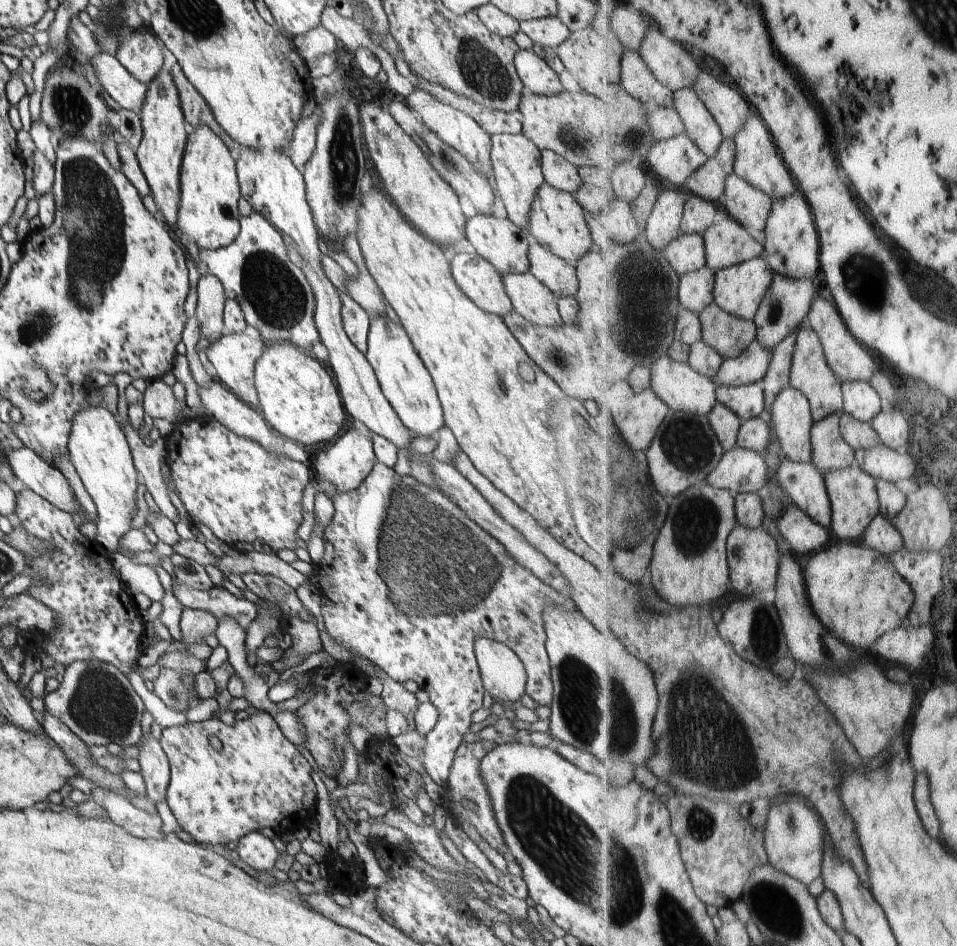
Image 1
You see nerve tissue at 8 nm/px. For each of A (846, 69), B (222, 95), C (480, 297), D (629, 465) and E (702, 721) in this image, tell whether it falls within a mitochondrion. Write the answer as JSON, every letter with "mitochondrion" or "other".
{"A":"other","B":"other","C":"other","D":"mitochondrion","E":"mitochondrion"}

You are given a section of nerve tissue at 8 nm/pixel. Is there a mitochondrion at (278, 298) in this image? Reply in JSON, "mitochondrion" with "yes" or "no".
{"mitochondrion":"yes"}

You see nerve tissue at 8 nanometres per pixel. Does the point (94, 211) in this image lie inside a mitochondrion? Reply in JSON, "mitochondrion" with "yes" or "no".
{"mitochondrion":"yes"}

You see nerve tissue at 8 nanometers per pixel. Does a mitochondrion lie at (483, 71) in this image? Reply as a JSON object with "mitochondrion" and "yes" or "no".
{"mitochondrion":"yes"}

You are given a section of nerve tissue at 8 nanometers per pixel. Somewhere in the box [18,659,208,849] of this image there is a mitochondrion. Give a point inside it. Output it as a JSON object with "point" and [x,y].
{"point":[99,704]}

